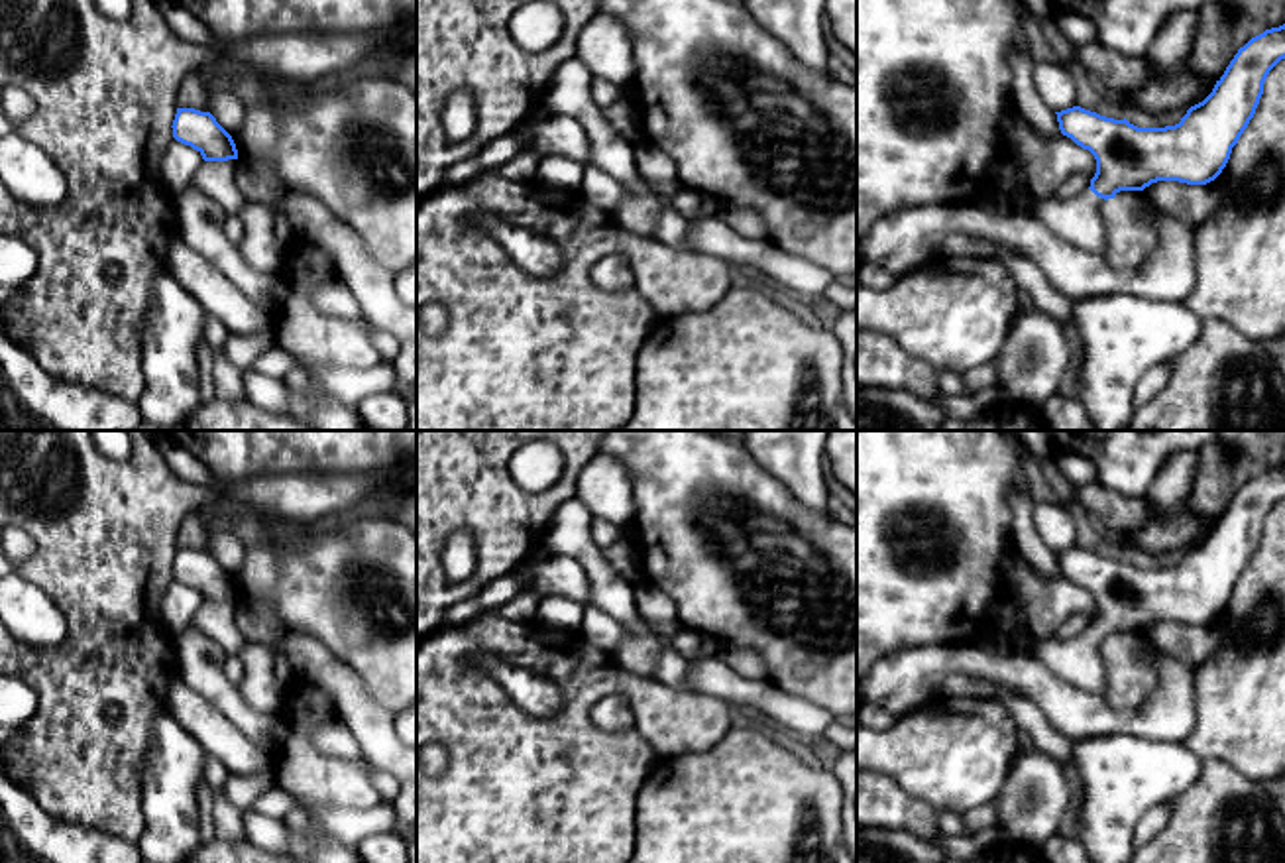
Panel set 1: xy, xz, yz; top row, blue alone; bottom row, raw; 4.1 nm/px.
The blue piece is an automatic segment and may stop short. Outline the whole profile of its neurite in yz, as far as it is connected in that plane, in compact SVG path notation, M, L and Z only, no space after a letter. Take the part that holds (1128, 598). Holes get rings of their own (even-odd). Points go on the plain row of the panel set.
M1285 464L1265 470L1238 489L1212 533L1175 566L1138 568L1073 547L1057 554L1059 570L1096 600L1090 627L1073 639L1024 633L1012 596L992 605L1012 651L1037 659L1073 686L1104 696L1100 645L1120 631L1144 631L1157 621L1206 625L1226 607L1248 568L1269 511L1285 499Z

